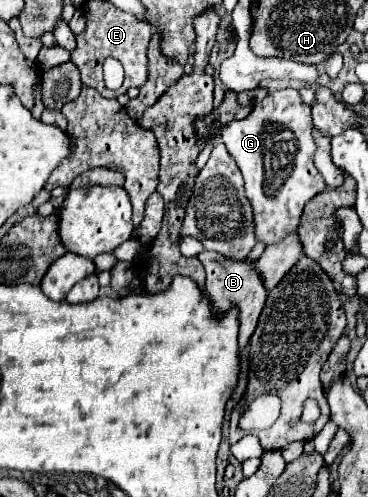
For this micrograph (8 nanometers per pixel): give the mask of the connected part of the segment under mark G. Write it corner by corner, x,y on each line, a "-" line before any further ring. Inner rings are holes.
298,90
270,92
244,120
232,120
222,128
222,142
242,170
246,196
254,208
256,238
266,244
280,242
296,230
306,202
326,188
314,166
316,142
310,106
302,102

